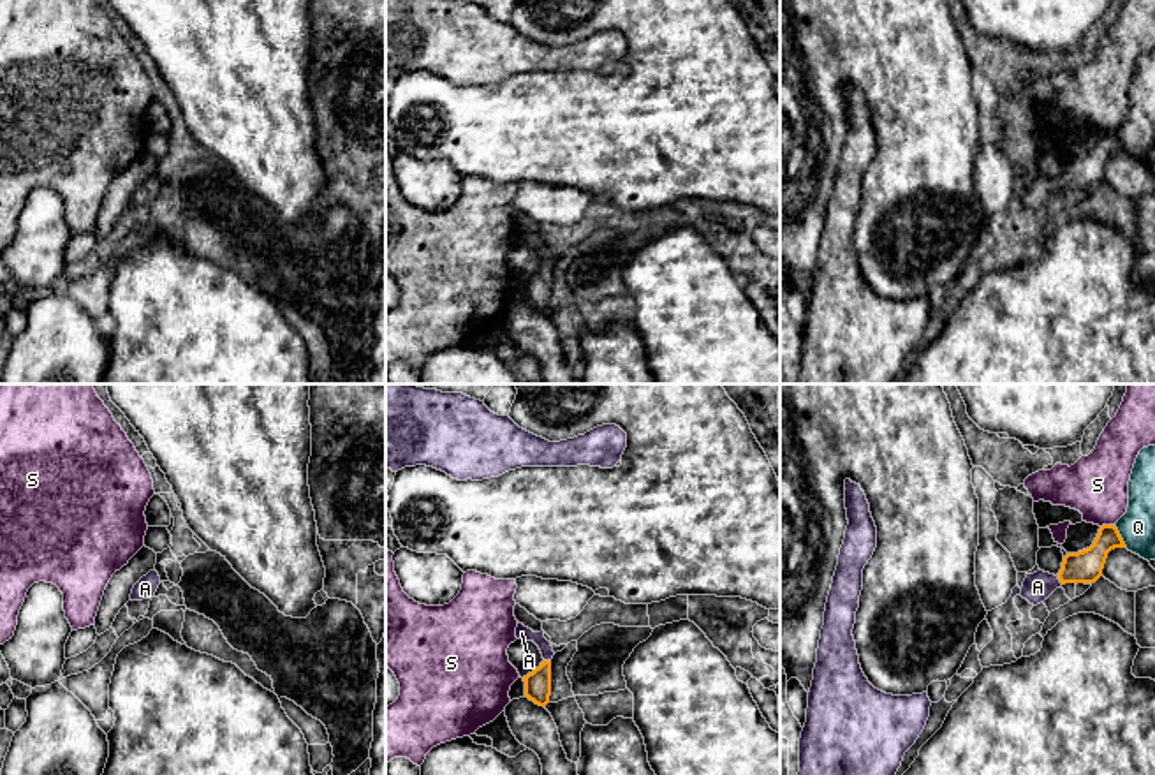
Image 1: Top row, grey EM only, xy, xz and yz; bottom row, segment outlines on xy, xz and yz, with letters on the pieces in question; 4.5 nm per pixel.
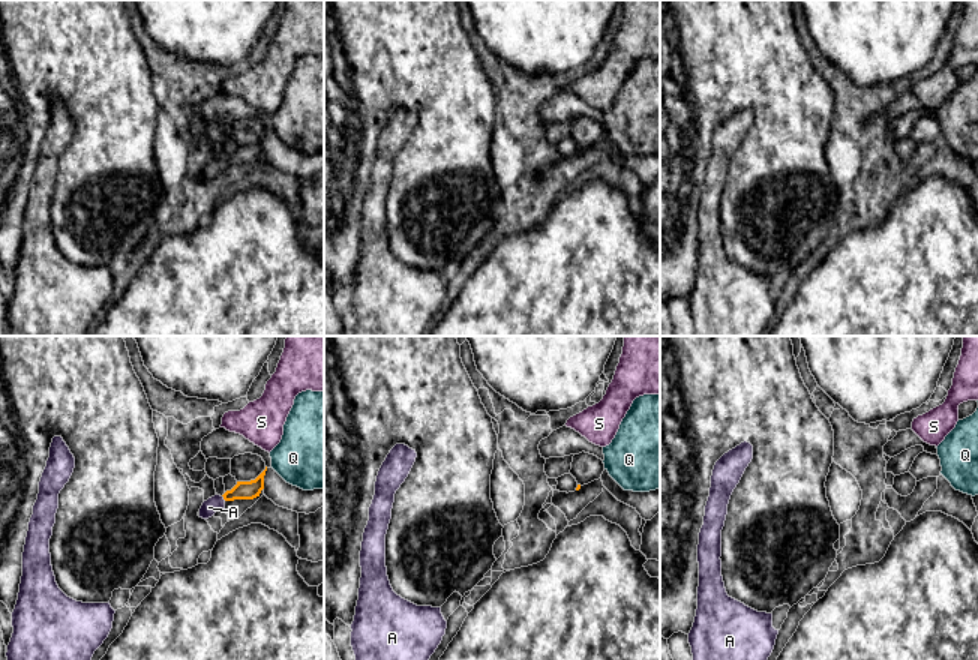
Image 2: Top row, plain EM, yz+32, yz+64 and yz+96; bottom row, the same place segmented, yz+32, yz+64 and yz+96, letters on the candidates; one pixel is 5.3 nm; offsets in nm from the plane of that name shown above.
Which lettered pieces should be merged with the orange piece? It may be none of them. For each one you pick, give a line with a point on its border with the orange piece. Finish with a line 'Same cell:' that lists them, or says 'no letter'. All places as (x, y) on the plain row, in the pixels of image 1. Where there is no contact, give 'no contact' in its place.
A: meets orange in yz at (1059, 184)
Same cell: A

